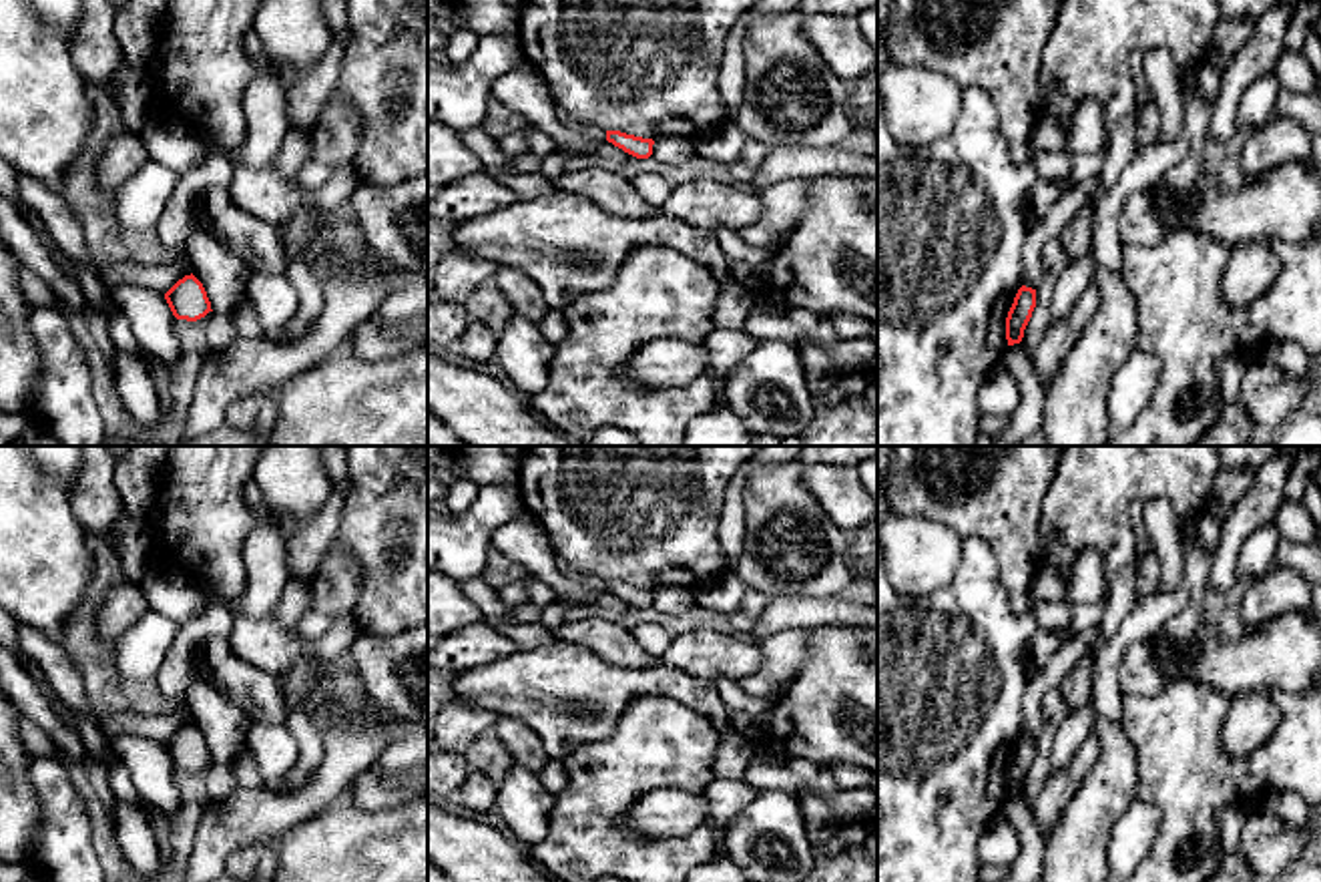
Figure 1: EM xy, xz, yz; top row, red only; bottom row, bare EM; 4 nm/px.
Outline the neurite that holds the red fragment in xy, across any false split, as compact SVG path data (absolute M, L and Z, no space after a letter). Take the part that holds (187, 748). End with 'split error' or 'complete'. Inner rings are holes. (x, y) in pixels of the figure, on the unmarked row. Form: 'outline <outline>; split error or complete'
outline M193 723L179 729L165 749L177 769L197 771L213 761L203 733Z; complete

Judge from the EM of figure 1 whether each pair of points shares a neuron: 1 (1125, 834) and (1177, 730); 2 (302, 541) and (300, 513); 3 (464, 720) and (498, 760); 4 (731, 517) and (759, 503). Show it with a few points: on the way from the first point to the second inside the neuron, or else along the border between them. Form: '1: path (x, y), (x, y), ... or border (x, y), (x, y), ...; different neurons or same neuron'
1: border (1139, 796), (1159, 812), (1159, 832), (1153, 846); different neurons
2: border (330, 487), (324, 503), (286, 541); different neurons
3: path (472, 730), (488, 750); same neuron
4: border (751, 467), (745, 489), (745, 543), (737, 557); different neurons

